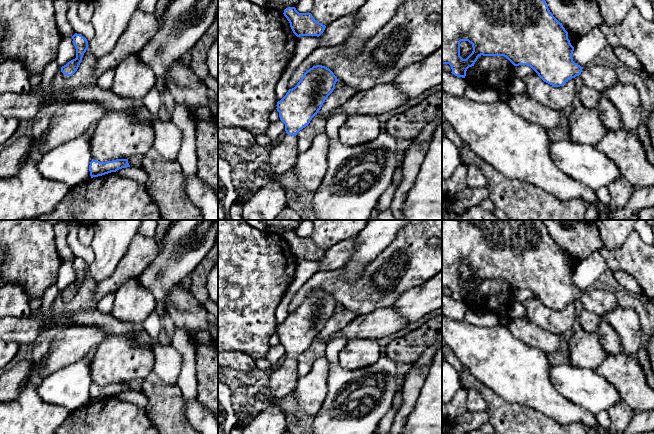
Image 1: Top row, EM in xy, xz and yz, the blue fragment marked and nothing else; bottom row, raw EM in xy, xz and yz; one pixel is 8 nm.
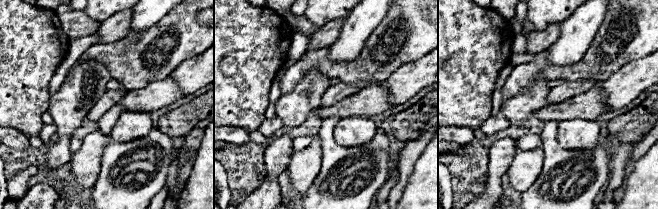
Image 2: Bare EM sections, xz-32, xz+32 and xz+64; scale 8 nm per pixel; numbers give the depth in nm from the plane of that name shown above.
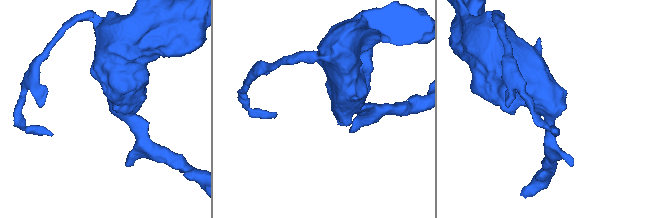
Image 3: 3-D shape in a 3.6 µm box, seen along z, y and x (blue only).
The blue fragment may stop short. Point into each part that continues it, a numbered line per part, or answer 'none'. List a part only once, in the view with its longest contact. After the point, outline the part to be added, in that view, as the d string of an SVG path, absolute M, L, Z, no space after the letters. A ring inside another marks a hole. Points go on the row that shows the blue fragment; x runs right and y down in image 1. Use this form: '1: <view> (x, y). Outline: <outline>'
1: xz (268, 201). Outline: M286 134L281 141L271 146L272 181L260 187L243 203L242 217L244 220L275 220L287 206L285 189L279 180L294 167L299 154L300 142L297 136Z

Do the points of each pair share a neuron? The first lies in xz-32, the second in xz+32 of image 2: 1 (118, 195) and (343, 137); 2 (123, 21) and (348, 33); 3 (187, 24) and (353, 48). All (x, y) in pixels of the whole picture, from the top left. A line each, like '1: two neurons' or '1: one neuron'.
1: two neurons
2: two neurons
3: two neurons

